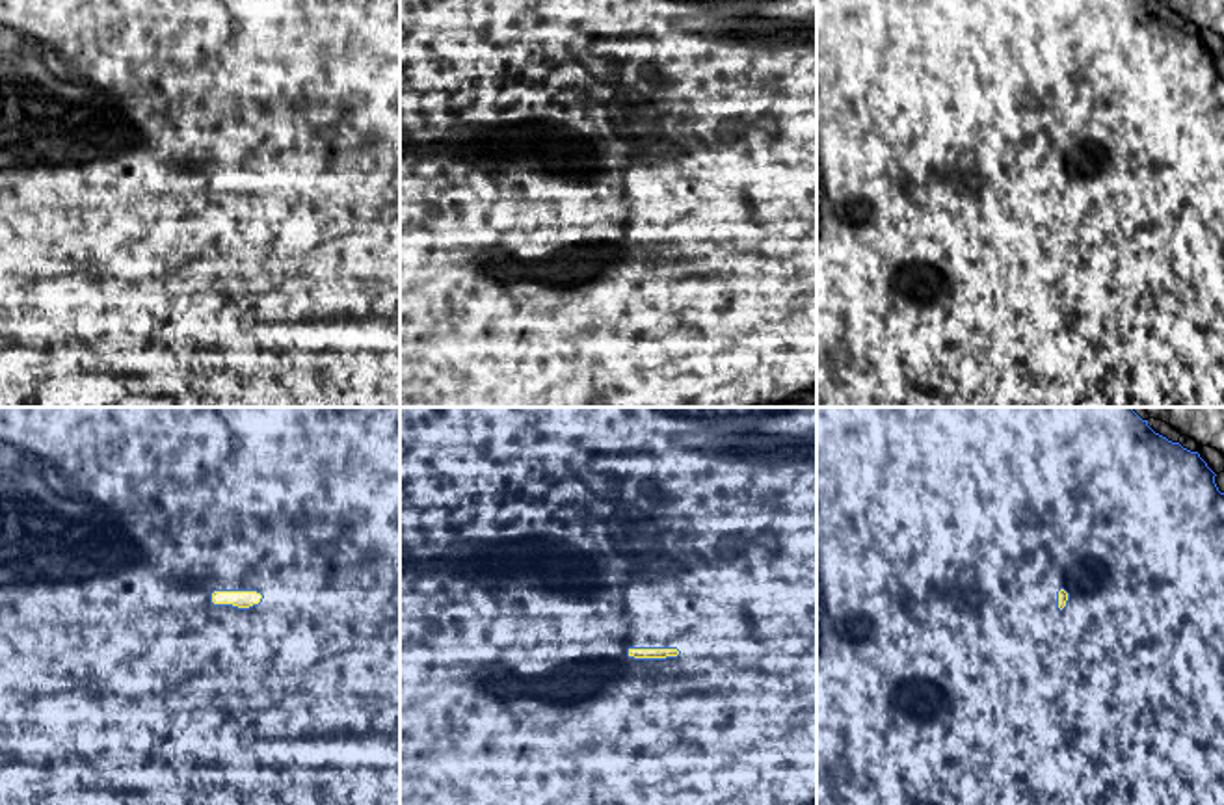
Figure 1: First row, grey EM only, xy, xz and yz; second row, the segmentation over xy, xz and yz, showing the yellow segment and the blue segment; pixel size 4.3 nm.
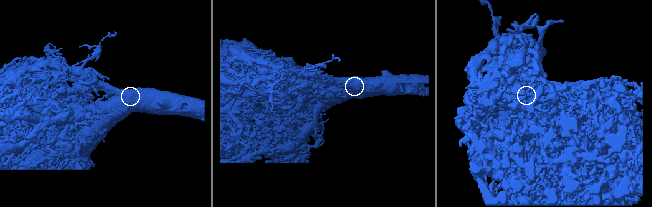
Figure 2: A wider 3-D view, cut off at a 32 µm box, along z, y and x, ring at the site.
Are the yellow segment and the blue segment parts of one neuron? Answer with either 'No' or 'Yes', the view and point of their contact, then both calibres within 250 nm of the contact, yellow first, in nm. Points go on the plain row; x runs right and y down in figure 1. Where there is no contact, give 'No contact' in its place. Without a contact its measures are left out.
Yes. Touches yellow at xy (237, 188). Thickness 80 nm (yellow) against 480 nm

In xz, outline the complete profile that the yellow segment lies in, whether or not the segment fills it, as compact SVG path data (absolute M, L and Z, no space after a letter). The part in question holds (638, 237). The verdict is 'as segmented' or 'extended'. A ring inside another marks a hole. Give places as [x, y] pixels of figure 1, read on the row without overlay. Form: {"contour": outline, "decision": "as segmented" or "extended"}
{"contour": "M400 0L400 407L817 407L817 0Z", "decision": "extended"}

